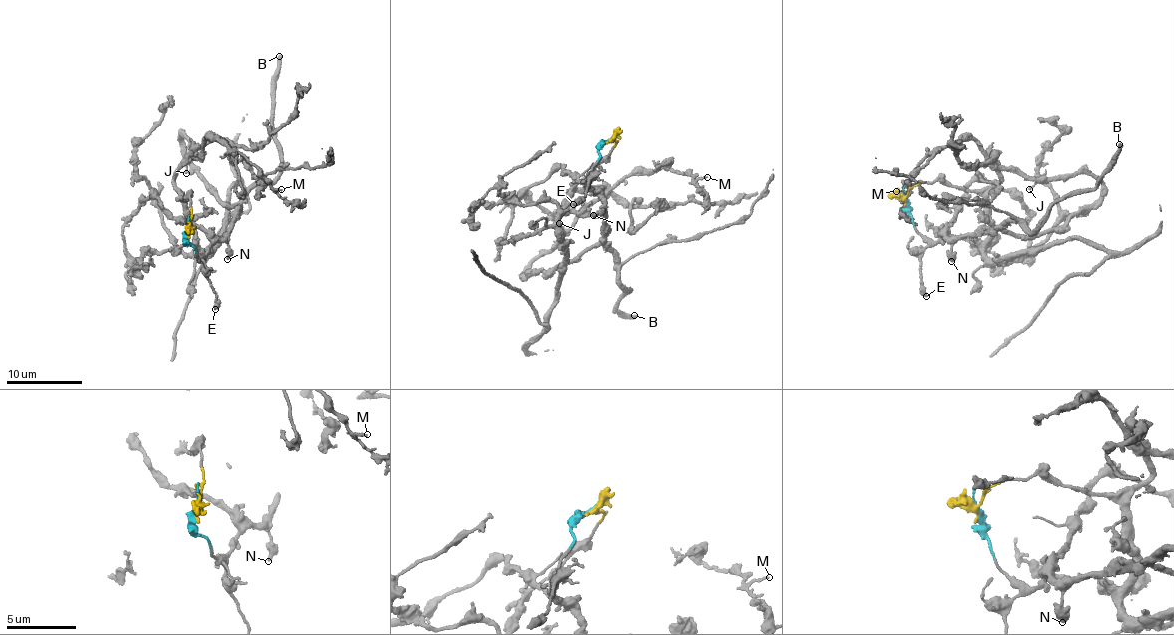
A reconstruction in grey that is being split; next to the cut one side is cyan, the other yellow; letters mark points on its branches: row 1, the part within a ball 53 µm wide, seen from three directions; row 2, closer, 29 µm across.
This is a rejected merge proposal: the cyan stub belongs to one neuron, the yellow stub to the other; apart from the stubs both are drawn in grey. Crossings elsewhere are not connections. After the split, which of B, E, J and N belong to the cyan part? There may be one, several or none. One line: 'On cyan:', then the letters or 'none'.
On cyan: B, E, J, N

